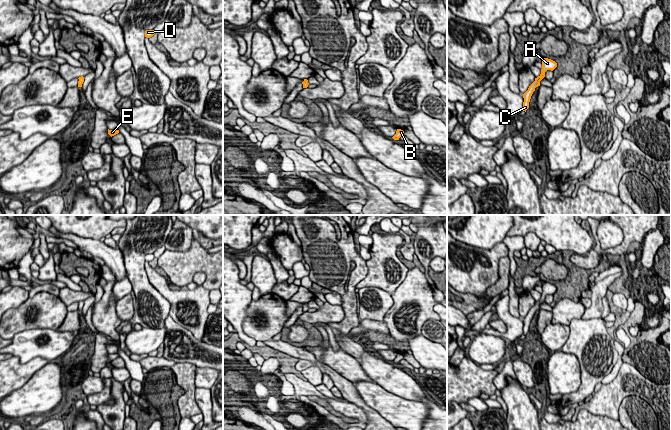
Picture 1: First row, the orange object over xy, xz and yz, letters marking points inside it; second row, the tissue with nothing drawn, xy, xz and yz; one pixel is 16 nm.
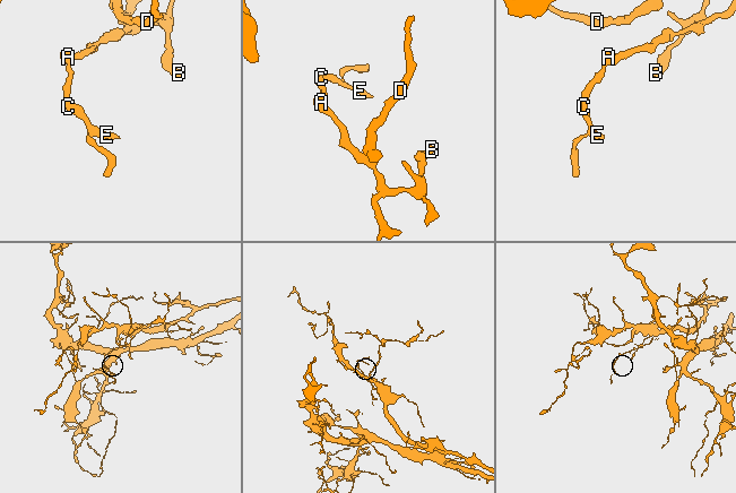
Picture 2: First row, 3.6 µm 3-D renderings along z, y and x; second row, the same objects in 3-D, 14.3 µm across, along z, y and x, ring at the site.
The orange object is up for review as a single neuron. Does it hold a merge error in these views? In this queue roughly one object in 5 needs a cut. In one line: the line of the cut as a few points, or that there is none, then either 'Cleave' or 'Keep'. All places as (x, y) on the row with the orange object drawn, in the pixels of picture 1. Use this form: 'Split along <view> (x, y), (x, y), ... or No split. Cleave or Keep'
No split. Keep

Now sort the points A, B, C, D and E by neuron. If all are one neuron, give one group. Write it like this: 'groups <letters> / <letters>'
groups A B C D E

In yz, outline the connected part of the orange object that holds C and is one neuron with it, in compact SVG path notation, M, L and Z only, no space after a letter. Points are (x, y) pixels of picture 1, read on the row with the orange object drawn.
M543 58L542 60L542 69L541 74L535 78L535 81L529 86L528 90L523 94L524 102L523 102L523 111L529 108L529 102L535 88L540 86L540 81L545 77L545 72L547 70L553 71L557 67L557 63L551 59Z

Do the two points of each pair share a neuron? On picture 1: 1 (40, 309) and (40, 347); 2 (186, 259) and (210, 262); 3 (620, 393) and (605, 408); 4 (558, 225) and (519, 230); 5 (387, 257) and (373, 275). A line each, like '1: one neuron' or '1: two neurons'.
1: two neurons
2: one neuron
3: one neuron
4: one neuron
5: one neuron

